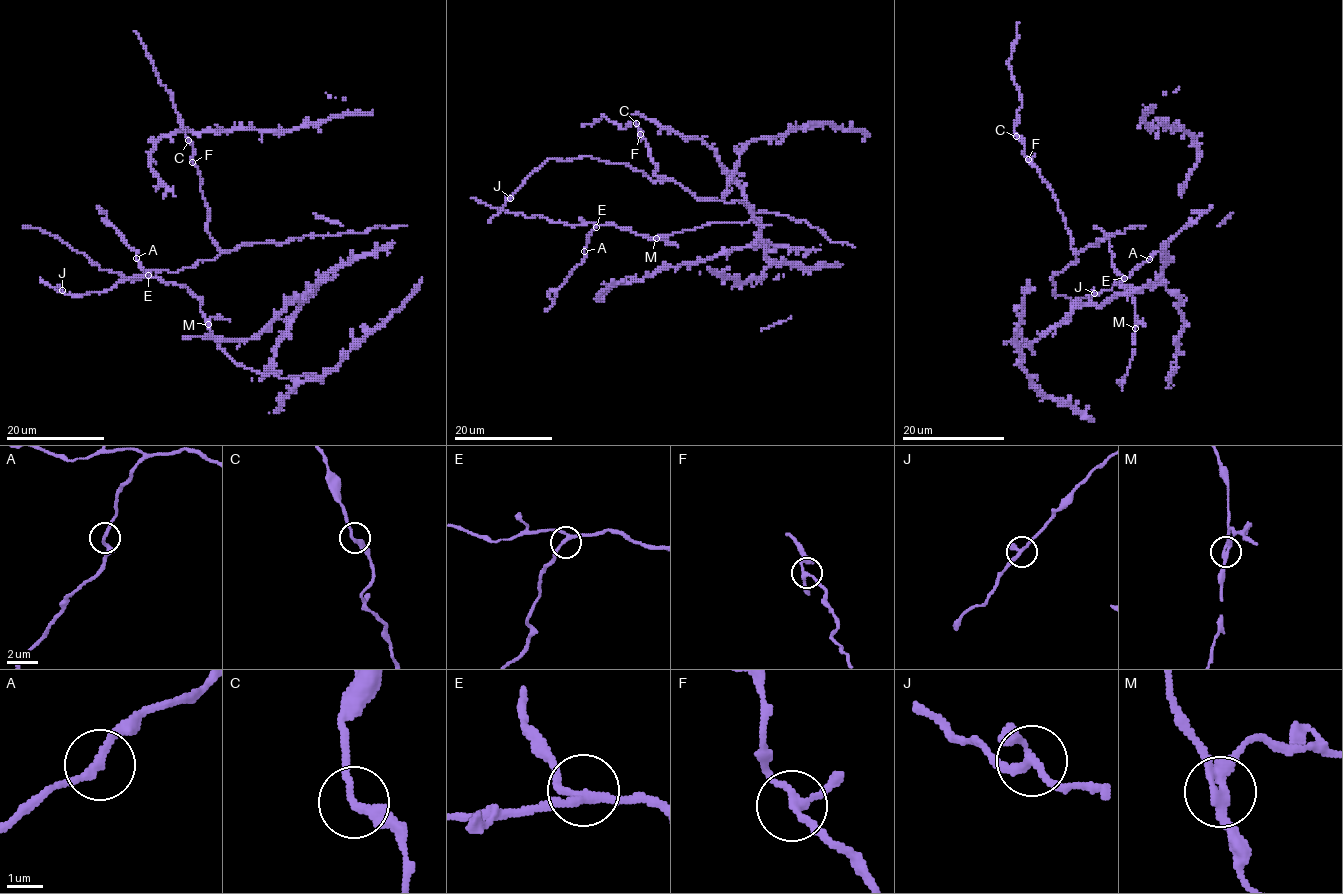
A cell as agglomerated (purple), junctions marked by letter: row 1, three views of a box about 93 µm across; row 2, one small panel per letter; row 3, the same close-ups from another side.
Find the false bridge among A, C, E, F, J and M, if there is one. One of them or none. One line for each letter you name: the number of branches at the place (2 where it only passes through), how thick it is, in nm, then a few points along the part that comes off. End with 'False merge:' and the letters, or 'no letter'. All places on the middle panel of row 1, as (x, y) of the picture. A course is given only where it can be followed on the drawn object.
M: 3 branches meet; 200 nm thick; foreign part runs (656, 238), (675, 243), (678, 248)
False merge: M

